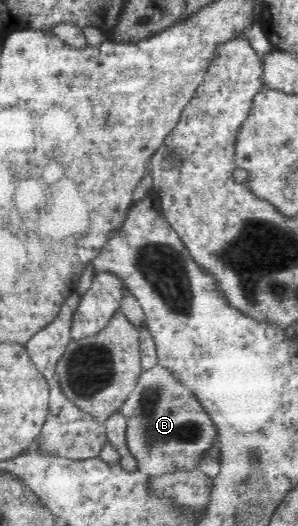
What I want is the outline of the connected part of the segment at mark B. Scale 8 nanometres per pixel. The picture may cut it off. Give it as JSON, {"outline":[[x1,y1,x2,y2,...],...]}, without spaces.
{"outline":[[158,364,143,371,135,389,128,395,120,411,127,421,126,445,137,460,137,468,148,476,162,476,178,470,184,472,198,469,202,456,218,436,218,429,200,403,200,399,180,382,172,369]]}

